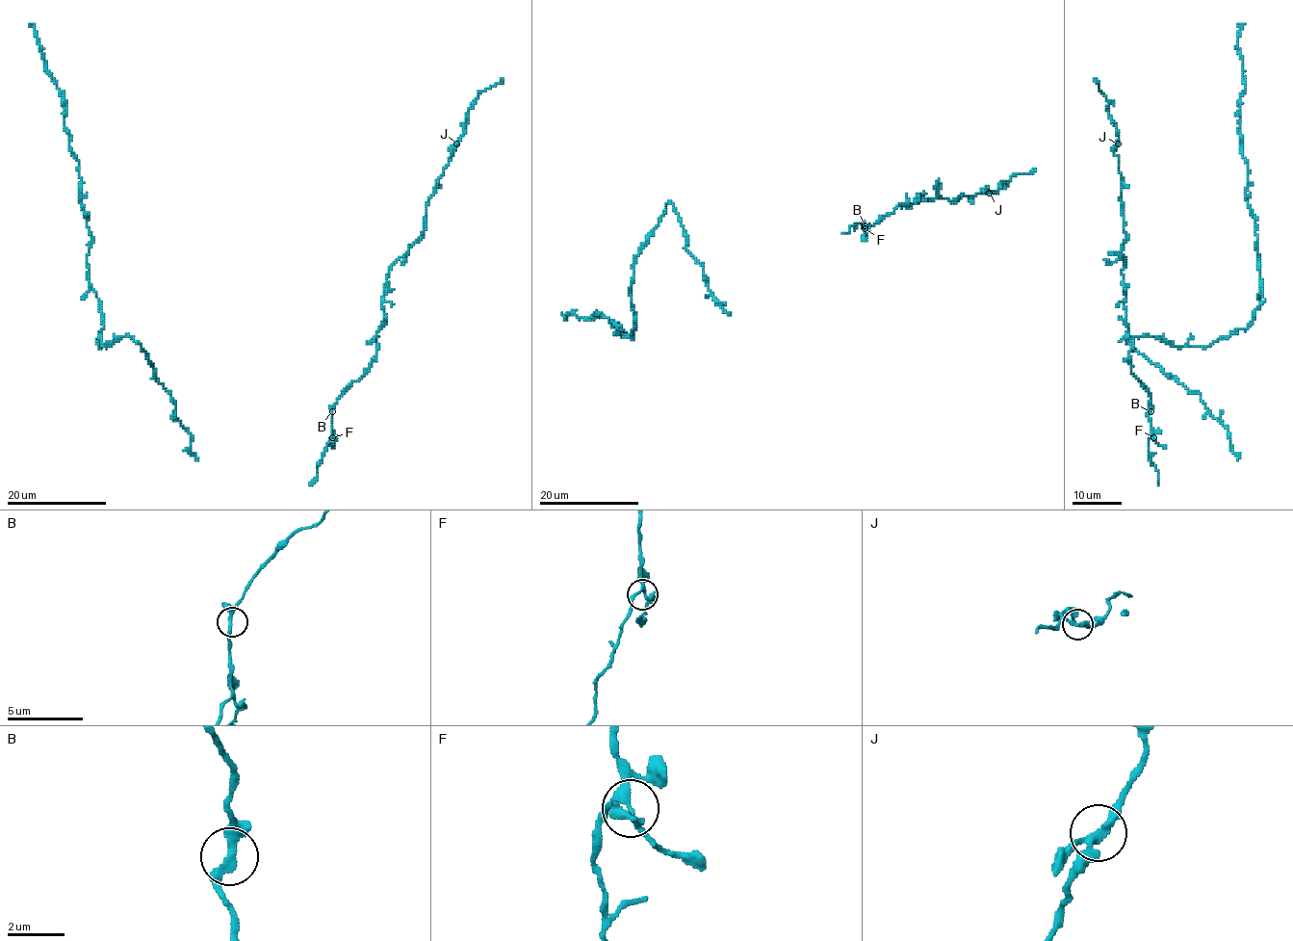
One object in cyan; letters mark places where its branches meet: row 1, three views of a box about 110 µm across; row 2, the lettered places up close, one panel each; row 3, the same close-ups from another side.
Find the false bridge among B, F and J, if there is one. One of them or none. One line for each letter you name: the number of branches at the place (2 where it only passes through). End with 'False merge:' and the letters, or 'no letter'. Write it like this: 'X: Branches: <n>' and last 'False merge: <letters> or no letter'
False merge: no letter

